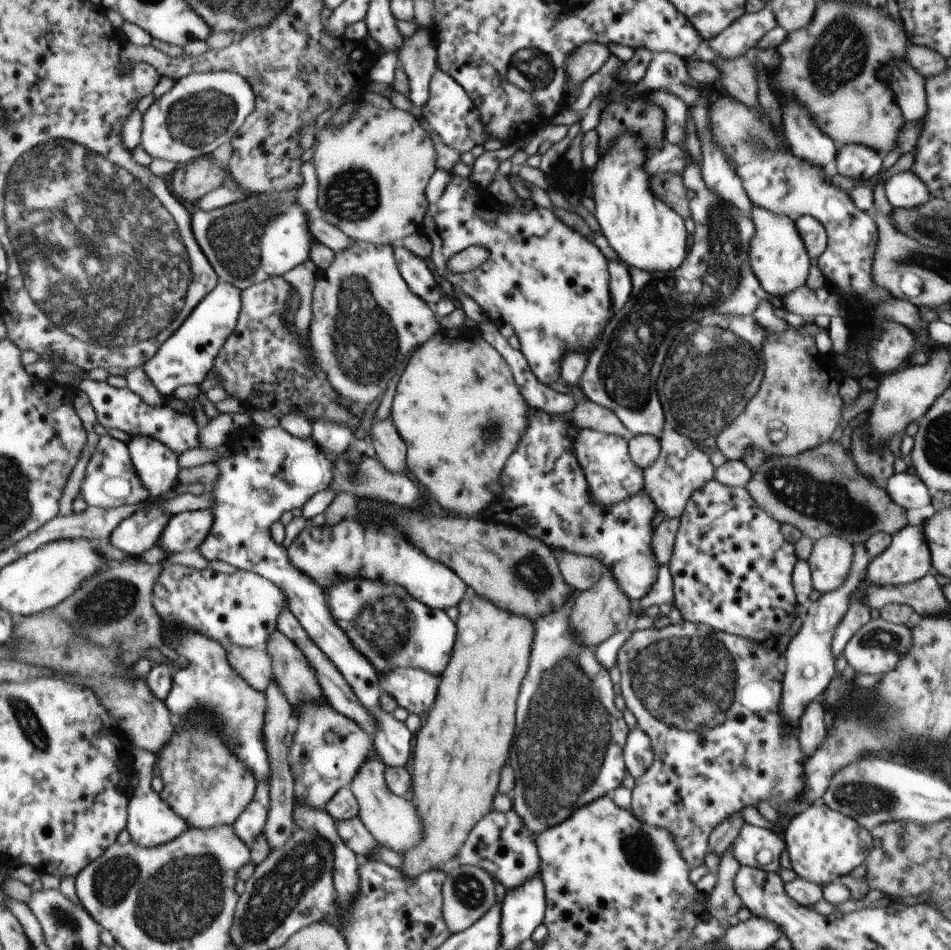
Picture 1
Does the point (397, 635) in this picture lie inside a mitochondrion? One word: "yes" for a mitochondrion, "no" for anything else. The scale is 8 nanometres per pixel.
yes

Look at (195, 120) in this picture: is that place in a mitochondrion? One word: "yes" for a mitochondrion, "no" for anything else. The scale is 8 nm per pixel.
yes

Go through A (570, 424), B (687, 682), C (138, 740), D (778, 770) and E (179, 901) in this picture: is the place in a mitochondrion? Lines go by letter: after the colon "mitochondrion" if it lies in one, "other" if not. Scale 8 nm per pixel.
A: other
B: mitochondrion
C: other
D: other
E: mitochondrion

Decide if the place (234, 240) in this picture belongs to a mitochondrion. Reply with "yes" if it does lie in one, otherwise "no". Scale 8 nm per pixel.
yes

